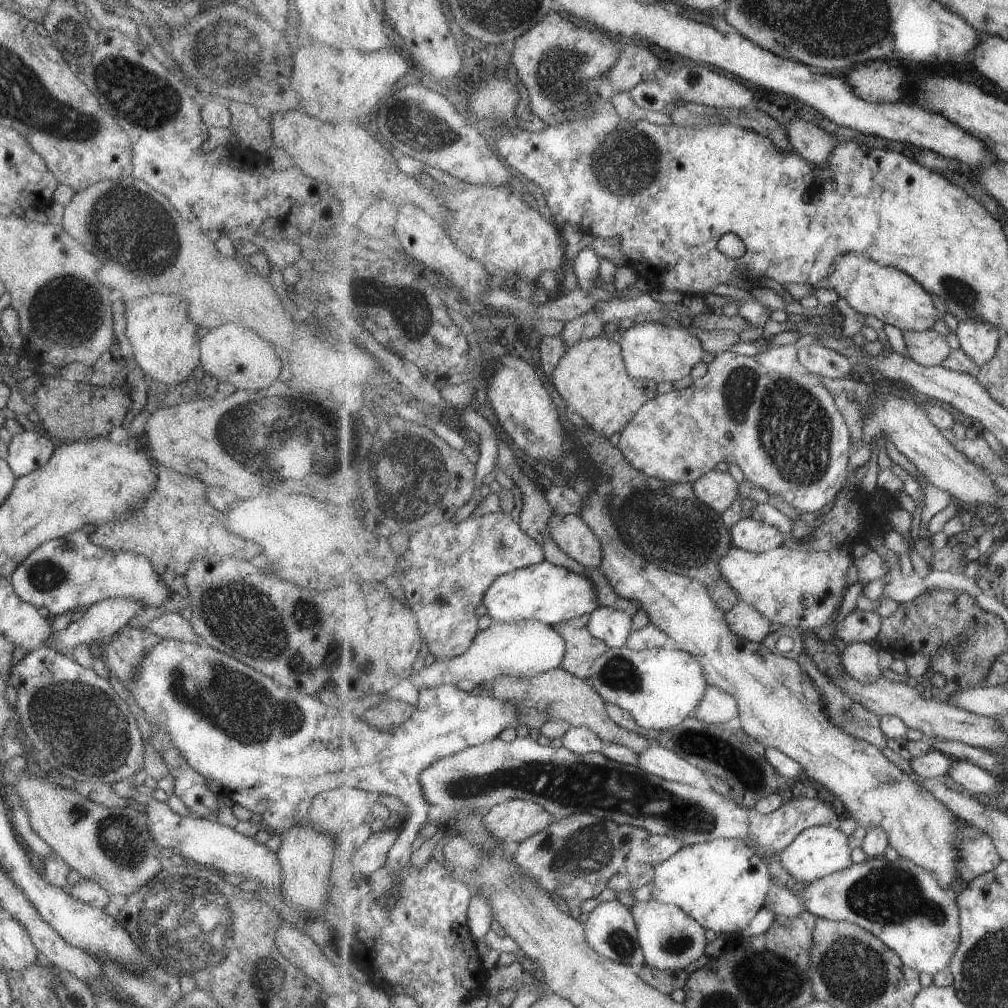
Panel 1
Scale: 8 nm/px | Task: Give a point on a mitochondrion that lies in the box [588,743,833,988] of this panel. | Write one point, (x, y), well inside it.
(618, 940)

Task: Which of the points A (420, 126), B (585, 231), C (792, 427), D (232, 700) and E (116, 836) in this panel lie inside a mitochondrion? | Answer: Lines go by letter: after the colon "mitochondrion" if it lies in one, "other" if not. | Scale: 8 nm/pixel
A: mitochondrion
B: other
C: mitochondrion
D: mitochondrion
E: mitochondrion

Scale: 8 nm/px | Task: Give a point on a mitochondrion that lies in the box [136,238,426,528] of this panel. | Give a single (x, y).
(240, 431)

